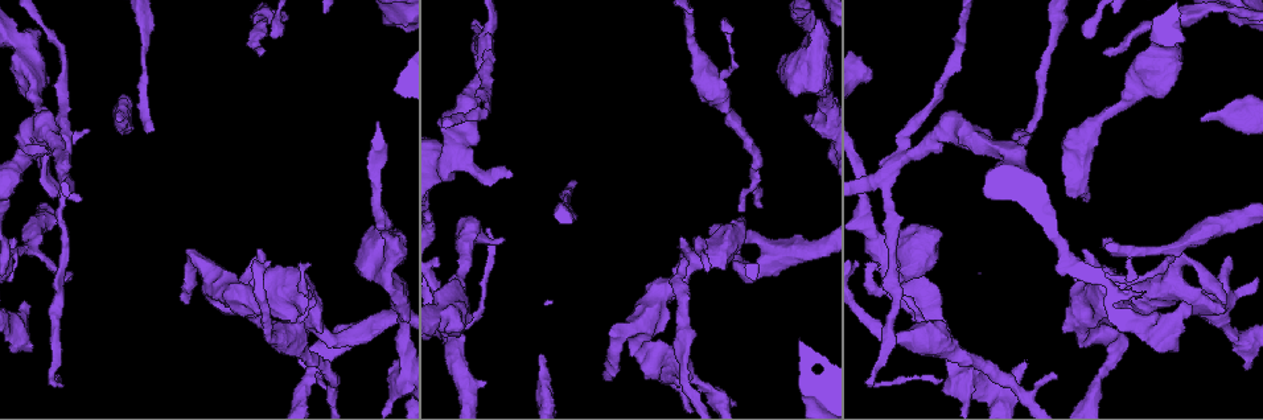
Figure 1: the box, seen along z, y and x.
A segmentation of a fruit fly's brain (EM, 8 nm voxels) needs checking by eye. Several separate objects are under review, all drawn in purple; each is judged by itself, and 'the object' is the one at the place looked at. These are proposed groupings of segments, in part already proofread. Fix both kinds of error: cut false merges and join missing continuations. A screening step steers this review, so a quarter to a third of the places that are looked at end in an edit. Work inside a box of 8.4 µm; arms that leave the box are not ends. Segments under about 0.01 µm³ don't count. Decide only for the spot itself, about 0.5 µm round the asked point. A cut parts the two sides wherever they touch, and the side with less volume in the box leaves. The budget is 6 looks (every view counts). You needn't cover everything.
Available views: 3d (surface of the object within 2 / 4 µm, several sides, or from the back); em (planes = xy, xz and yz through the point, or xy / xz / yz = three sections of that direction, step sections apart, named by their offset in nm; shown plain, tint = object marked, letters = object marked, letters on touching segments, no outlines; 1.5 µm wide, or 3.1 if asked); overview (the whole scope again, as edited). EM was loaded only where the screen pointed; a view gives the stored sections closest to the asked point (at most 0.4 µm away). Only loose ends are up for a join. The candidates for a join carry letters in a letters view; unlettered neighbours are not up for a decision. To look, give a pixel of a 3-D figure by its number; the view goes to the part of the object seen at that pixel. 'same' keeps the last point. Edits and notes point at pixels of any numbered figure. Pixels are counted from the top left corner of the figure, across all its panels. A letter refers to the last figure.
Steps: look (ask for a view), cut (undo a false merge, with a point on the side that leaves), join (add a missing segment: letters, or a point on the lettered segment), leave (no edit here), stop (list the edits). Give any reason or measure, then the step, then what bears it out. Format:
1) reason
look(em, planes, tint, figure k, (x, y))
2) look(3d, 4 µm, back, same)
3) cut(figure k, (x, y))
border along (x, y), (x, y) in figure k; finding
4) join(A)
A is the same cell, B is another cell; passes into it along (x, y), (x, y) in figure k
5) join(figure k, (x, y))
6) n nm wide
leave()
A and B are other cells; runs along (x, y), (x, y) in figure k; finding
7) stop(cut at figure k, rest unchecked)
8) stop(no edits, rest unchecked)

free end
look(em, planes, letters, figure 1, (942, 379))

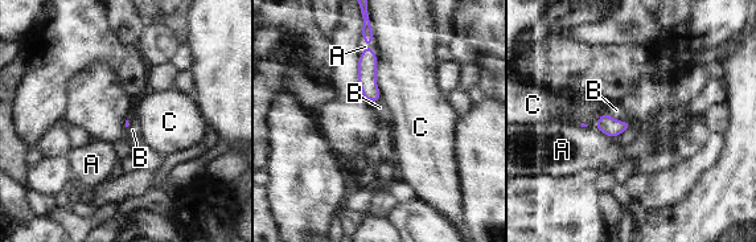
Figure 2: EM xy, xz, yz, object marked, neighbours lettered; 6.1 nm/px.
leave()
A, B and C are other cells; runs along (369, 52), (369, 89), (373, 98) in figure 2; no lettered segment goes on from it

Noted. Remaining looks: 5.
sudden change in width
look(em, planes, tint, figure 1, (49, 179))

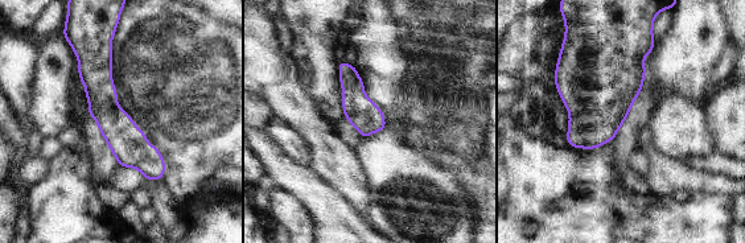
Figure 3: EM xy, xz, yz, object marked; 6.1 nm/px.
look(em, planes, letters, same)

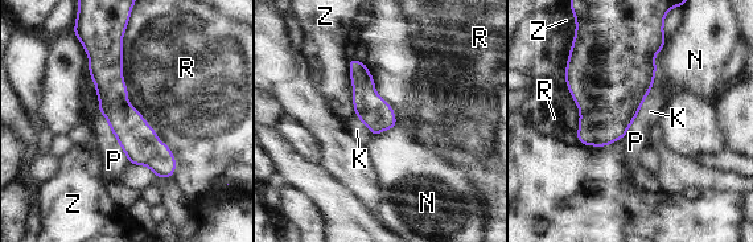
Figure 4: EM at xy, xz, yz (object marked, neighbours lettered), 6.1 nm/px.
R touches over 950 nm
leave()
K, N, P, R and Z are other cells; all the same cell

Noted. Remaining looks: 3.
abrupt turn
look(em, planes, letters, figure 1, (903, 265))

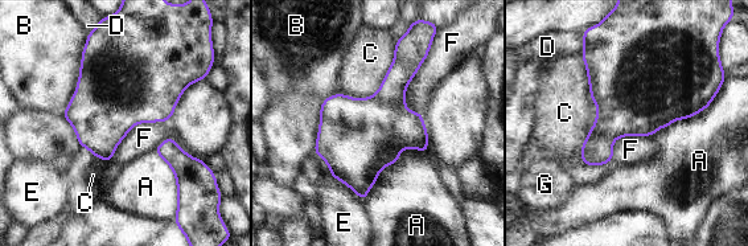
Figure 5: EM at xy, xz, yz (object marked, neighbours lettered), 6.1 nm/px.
400 nm wide
leave()
A, B, C, D, E, F and G are other cells; border along (580, 54), (596, 107), (583, 163) in figure 5; all the same cell

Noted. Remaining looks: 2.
stop(no edits, rest unchecked)

